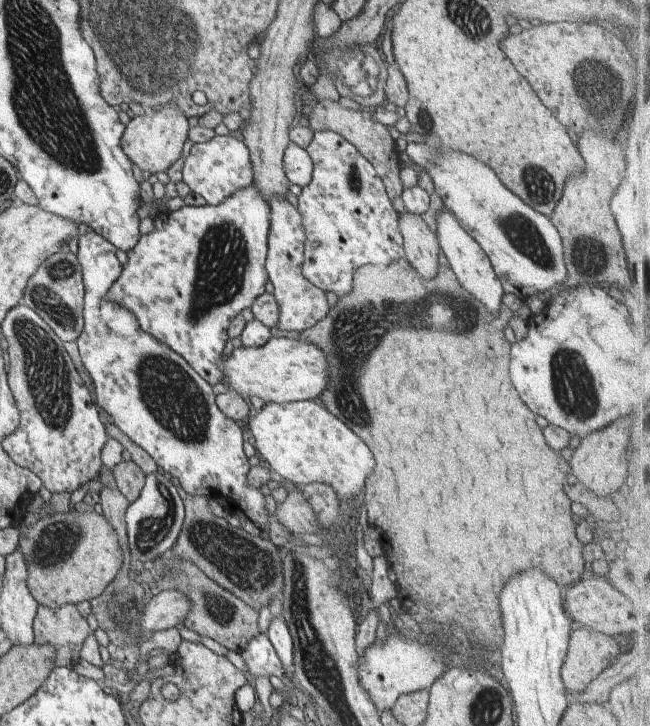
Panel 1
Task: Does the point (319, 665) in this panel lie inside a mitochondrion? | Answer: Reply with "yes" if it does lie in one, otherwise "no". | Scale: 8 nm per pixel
yes

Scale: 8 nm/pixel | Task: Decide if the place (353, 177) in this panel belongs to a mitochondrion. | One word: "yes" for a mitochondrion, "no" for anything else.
yes

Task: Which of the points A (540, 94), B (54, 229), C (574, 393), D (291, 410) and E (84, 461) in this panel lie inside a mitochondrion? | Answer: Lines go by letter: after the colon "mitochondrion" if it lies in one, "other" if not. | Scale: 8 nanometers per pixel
A: other
B: other
C: mitochondrion
D: other
E: other

